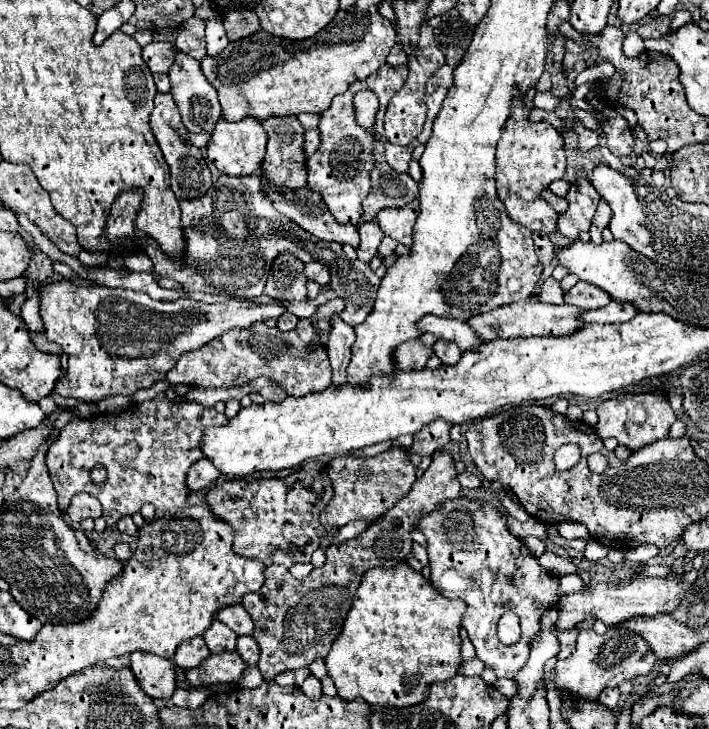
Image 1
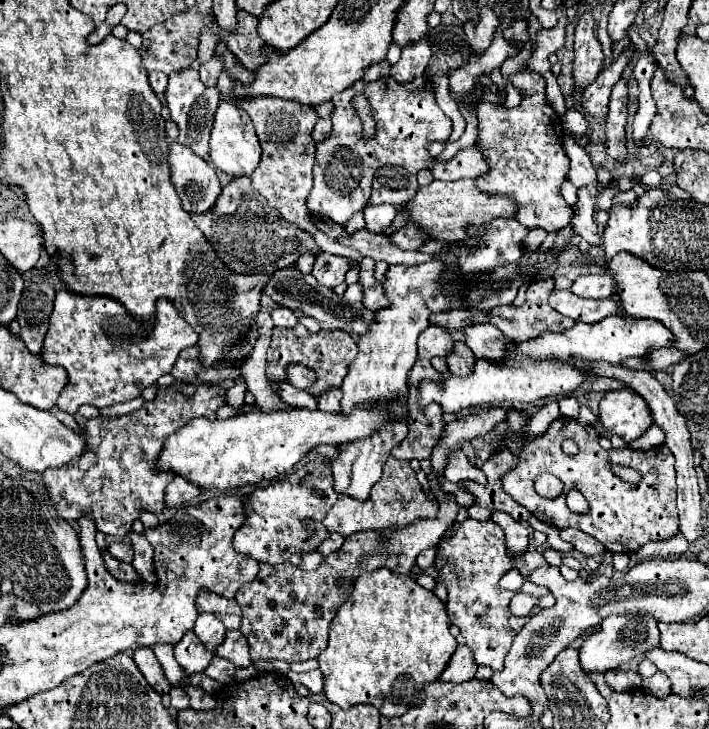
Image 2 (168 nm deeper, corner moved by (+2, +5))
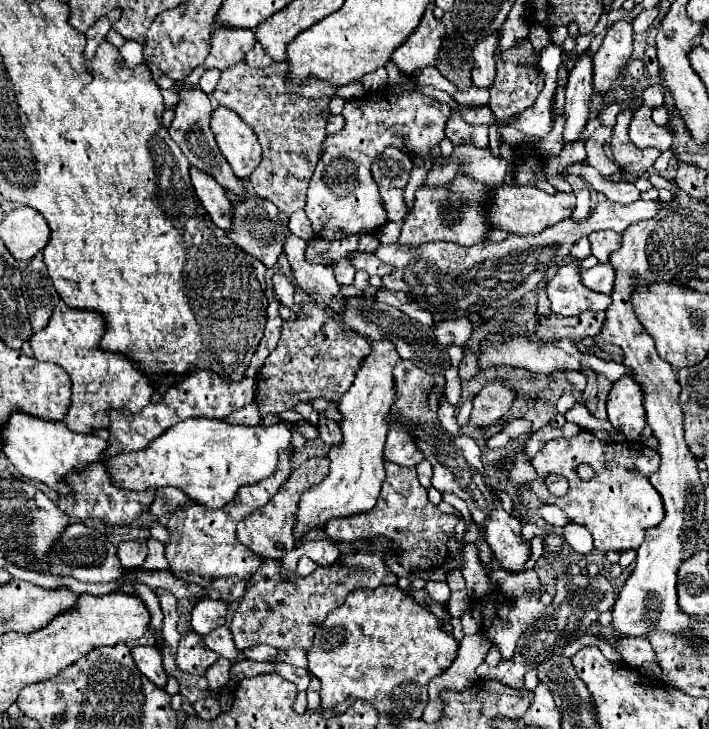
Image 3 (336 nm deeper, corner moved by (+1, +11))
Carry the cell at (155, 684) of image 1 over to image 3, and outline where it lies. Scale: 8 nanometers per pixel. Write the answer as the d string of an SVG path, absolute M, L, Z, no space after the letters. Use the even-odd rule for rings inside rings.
M144 645L132 647L132 657L134 657L134 663L140 669L140 673L146 675L156 687L166 685L168 675L164 673L162 655L160 655L160 651L156 647L144 647Z

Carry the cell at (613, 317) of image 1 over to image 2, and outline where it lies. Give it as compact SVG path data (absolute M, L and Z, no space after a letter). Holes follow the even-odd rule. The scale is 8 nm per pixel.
M553 289L549 297L549 305L559 311L561 315L567 315L575 321L583 323L597 323L599 319L605 319L609 315L617 315L619 307L613 299L603 299L603 301L593 301L593 299L581 299L575 297L571 291L559 291Z

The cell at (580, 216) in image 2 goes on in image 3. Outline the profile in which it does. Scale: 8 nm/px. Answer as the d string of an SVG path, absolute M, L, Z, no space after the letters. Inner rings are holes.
M594 231L588 235L592 245L592 255L600 263L608 263L608 257L612 251L620 247L620 235L616 231Z

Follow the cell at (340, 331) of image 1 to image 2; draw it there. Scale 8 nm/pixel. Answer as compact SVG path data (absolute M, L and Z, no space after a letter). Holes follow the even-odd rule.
M335 387L335 389L331 389L331 391L325 391L325 393L319 397L319 409L321 409L321 411L335 413L335 411L339 411L339 401L341 401L341 389Z

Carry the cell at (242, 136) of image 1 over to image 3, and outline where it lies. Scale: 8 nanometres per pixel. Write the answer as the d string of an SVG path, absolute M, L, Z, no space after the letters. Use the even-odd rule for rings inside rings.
M218 107L216 111L212 111L210 127L232 171L242 179L250 177L250 173L260 165L262 159L260 143L250 125L246 125L236 111Z

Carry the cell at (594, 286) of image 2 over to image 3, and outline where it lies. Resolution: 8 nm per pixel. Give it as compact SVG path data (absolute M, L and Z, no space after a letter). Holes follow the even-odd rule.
M598 263L592 269L586 269L582 273L582 283L588 289L596 291L596 293L610 295L612 287L614 287L614 269L612 269L612 265L610 263Z

